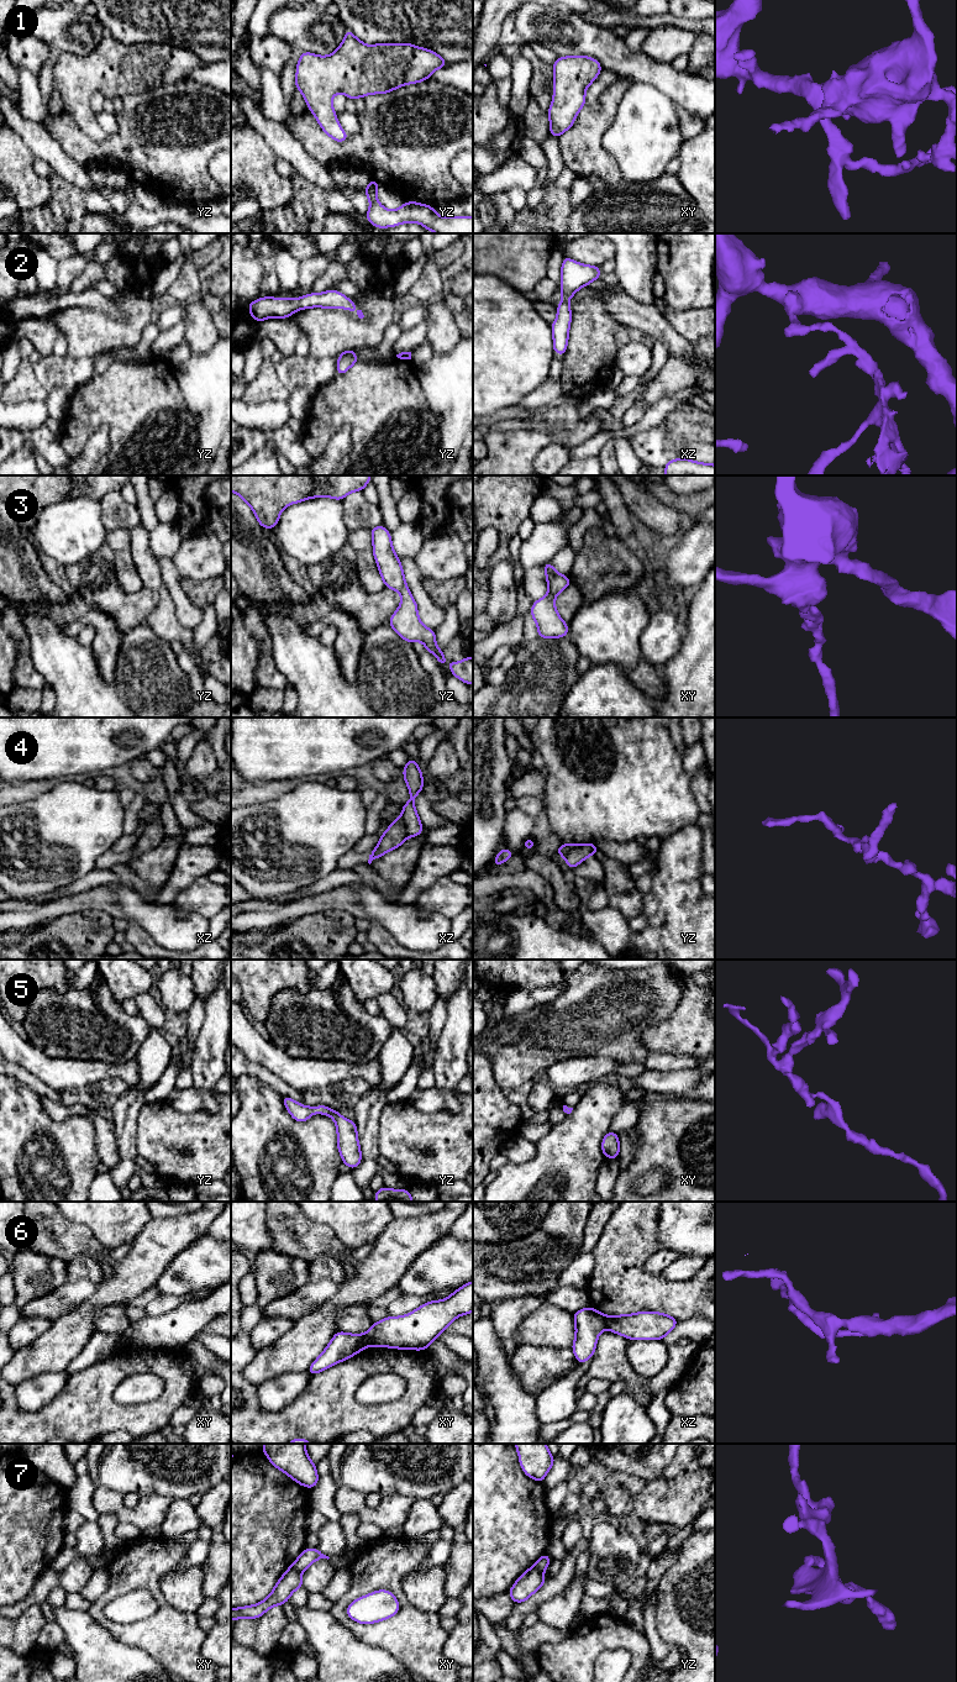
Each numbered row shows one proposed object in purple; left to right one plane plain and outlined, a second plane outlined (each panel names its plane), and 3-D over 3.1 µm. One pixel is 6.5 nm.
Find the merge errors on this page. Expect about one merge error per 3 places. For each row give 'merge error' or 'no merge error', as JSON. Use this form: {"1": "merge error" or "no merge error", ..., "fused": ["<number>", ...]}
{"1": "no merge error", "2": "no merge error", "3": "no merge error", "4": "merge error", "5": "no merge error", "6": "merge error", "7": "merge error", "fused": ["4", "6", "7"]}

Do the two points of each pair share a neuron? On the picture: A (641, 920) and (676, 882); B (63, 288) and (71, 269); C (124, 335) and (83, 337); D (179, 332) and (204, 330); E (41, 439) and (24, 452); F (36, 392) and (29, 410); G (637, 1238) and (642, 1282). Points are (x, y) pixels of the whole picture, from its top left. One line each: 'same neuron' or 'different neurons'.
A: different neurons
B: same neuron
C: same neuron
D: different neurons
E: different neurons
F: different neurons
G: same neuron

